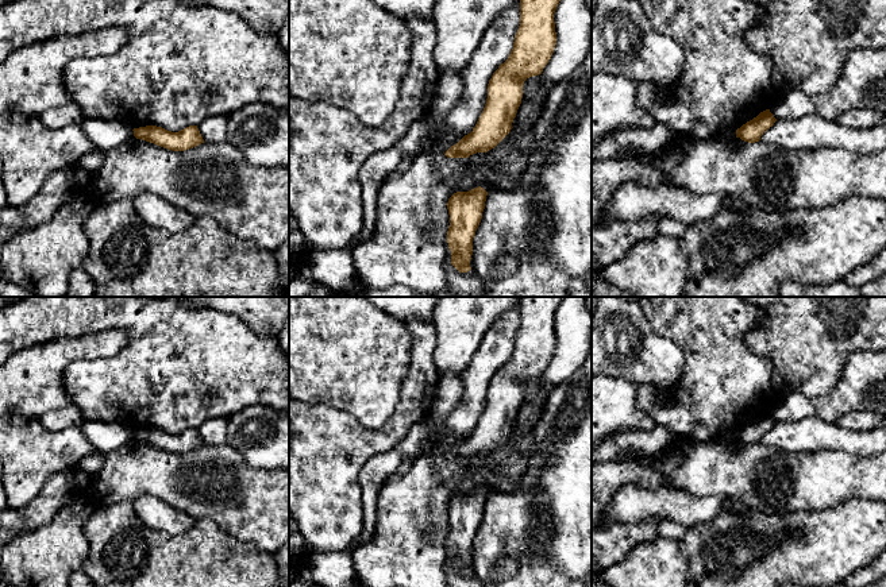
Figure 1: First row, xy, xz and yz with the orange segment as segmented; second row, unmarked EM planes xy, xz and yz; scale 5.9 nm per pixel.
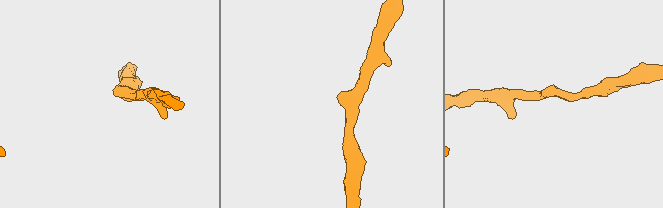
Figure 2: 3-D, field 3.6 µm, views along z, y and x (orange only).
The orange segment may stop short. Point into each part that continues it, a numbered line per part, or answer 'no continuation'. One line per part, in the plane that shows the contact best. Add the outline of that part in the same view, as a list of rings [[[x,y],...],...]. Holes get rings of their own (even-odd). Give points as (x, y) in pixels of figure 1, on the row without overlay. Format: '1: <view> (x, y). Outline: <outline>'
no continuation

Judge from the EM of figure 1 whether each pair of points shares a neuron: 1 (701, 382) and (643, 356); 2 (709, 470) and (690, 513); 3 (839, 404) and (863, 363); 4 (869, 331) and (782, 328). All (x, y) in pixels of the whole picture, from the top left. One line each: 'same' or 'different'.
1: different
2: different
3: same
4: same

